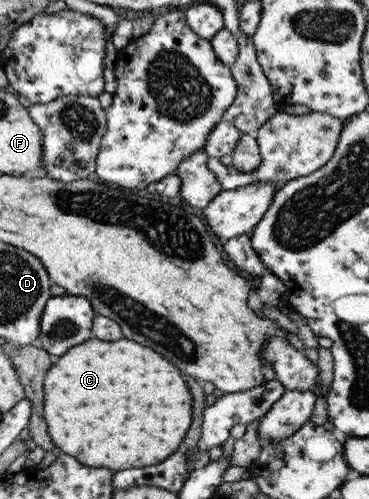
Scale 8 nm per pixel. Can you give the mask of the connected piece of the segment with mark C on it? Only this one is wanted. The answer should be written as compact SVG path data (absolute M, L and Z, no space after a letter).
M92 338L76 348L69 348L56 360L44 379L44 418L50 438L64 454L74 456L87 467L124 470L161 463L172 452L179 451L178 446L192 424L192 396L180 370L164 356L134 340L104 342Z

